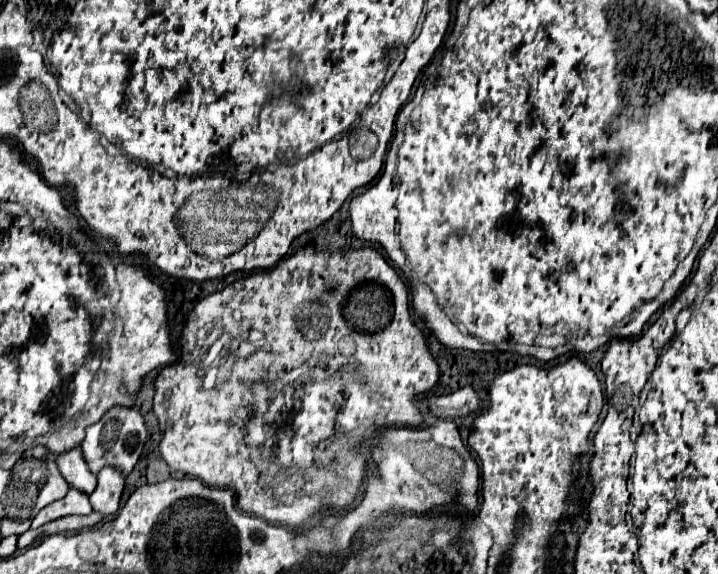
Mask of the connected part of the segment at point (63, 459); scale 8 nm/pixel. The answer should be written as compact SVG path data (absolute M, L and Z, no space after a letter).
M80 444L58 454L56 462L58 462L62 476L70 482L70 486L92 494L92 490L96 488L96 476L94 472L90 472L90 468L86 468L86 460L82 460Z

